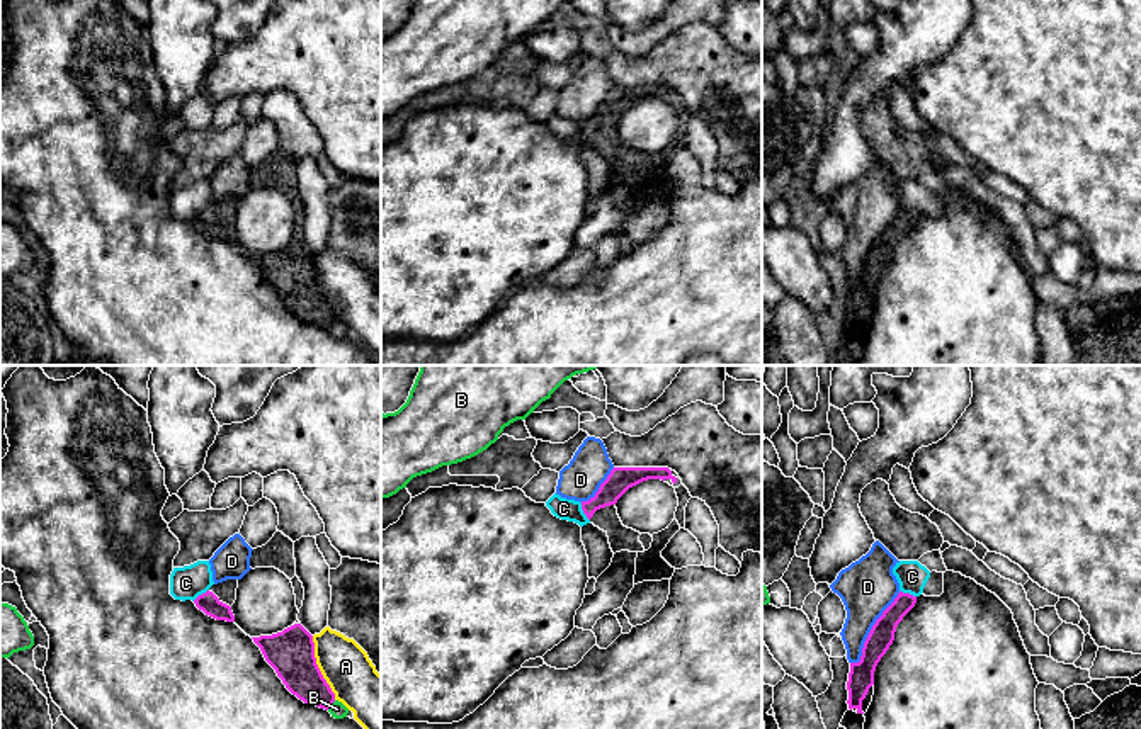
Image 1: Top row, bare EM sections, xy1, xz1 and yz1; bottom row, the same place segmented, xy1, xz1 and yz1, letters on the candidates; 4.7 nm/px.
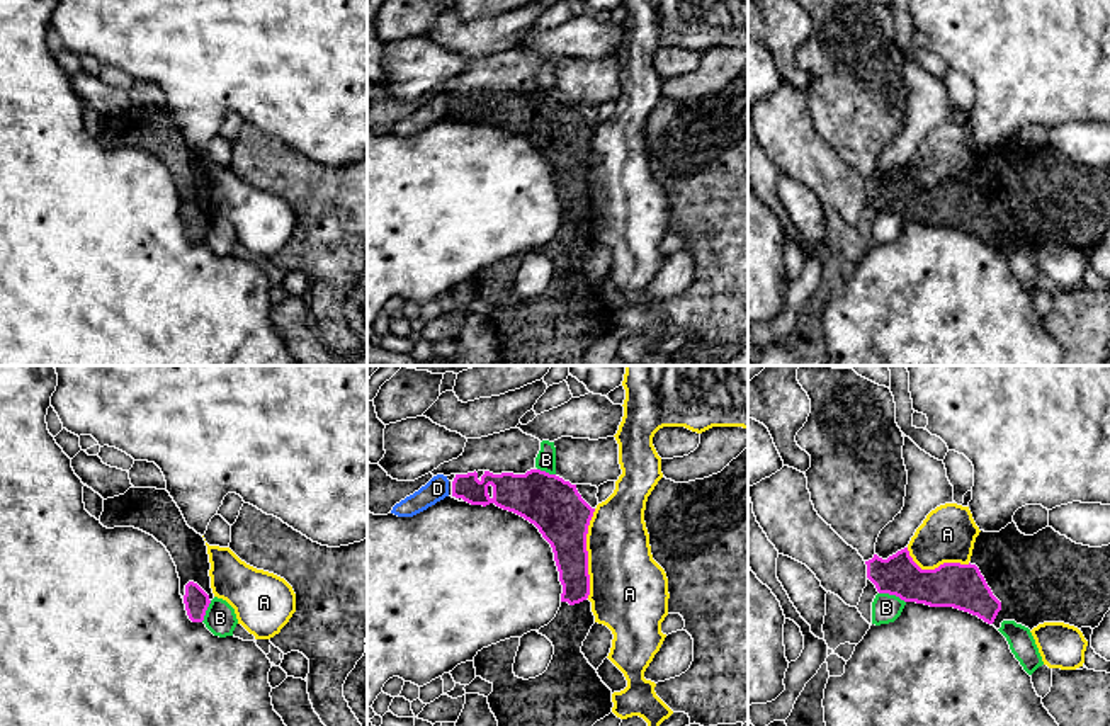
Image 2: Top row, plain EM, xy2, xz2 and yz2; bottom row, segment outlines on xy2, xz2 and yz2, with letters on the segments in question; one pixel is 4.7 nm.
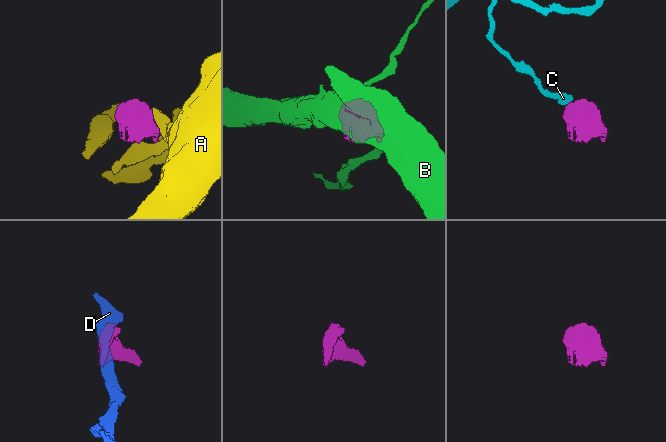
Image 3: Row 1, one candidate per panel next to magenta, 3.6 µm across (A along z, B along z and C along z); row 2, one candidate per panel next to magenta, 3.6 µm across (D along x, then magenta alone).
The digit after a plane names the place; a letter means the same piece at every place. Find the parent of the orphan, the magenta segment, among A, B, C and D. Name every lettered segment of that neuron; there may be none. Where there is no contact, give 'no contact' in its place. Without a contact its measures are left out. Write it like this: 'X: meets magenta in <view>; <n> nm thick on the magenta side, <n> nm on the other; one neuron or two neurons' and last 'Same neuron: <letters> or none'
A: meets magenta in xz2; 260 nm thick on the magenta side, 360 nm on the other; two neurons
B: meets magenta in yz2; 190 nm thick on the magenta side, 130 nm on the other; two neurons
C: meets magenta in xz1; 120 nm thick on the magenta side, 100 nm on the other; two neurons
D: meets magenta in yz1; 120 nm thick on the magenta side, 280 nm on the other; two neurons
Same neuron: none

